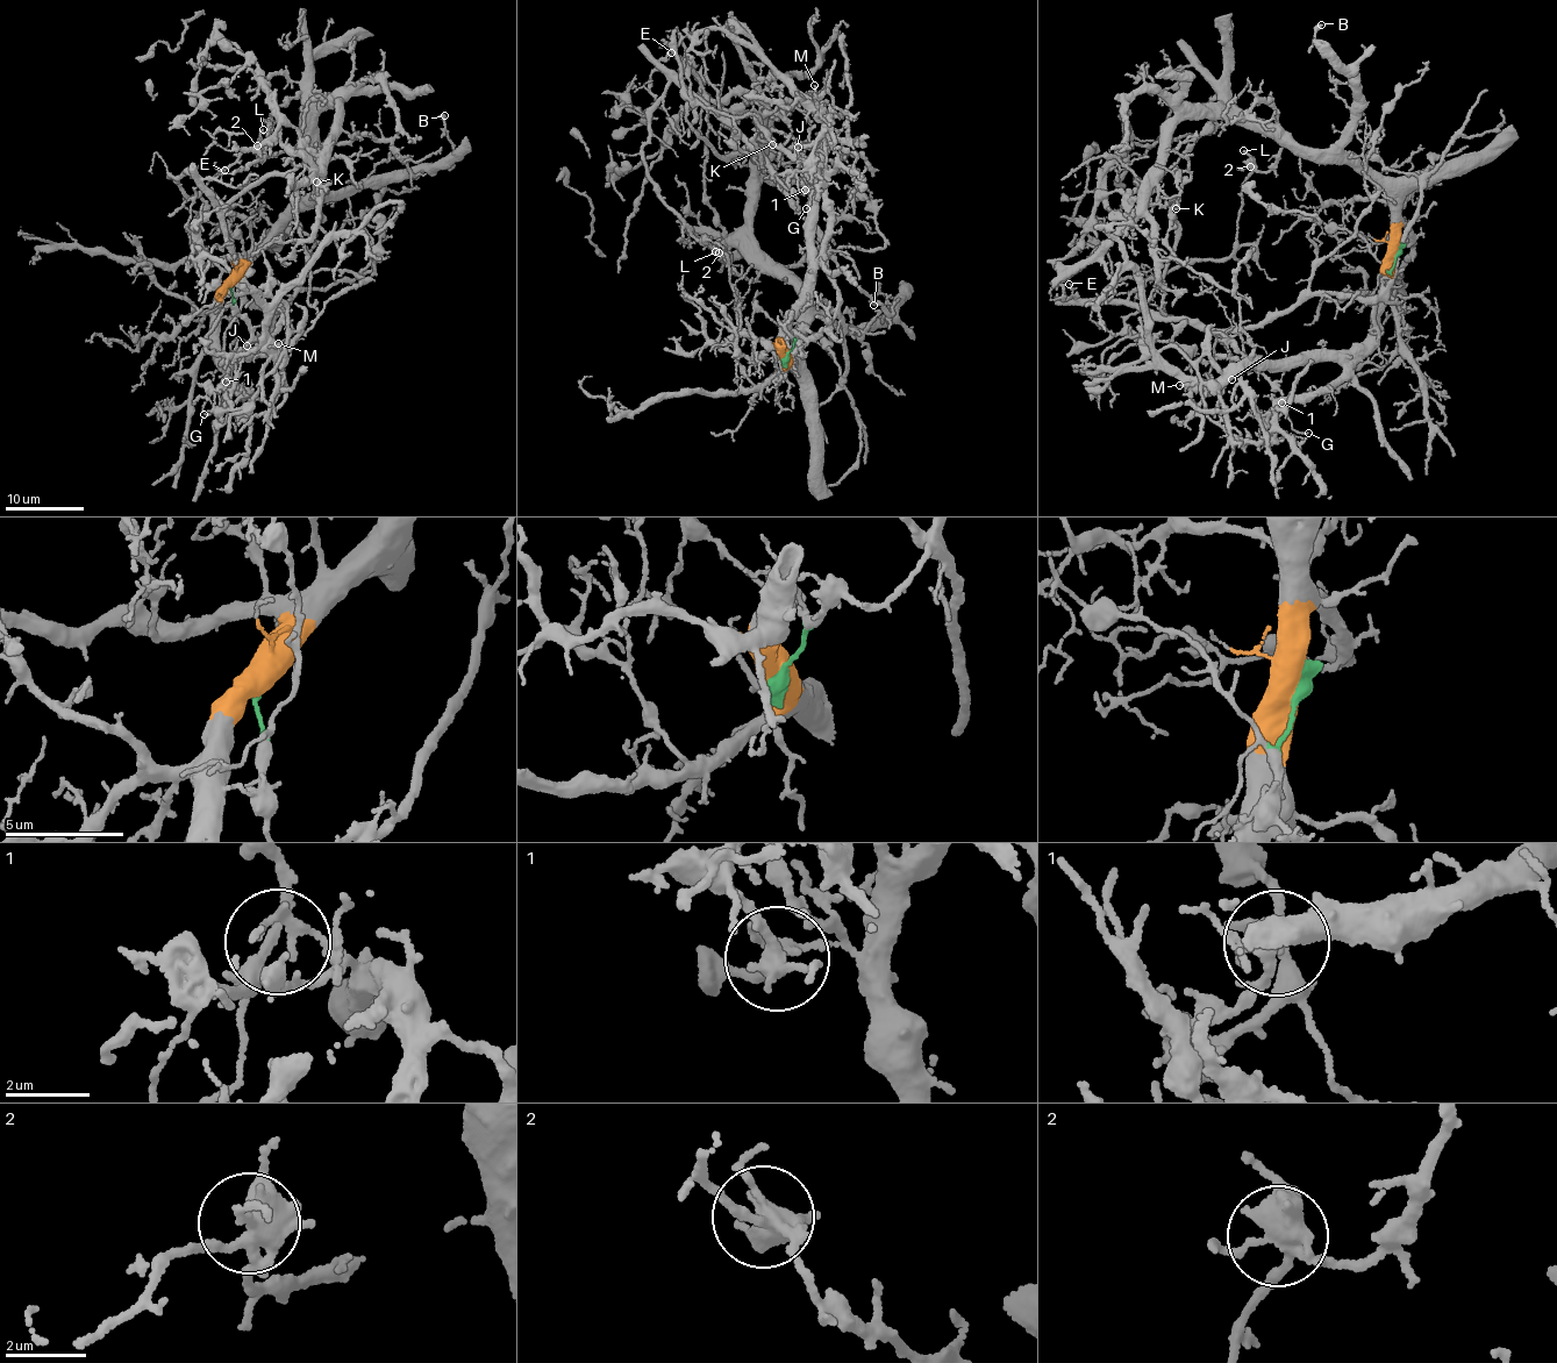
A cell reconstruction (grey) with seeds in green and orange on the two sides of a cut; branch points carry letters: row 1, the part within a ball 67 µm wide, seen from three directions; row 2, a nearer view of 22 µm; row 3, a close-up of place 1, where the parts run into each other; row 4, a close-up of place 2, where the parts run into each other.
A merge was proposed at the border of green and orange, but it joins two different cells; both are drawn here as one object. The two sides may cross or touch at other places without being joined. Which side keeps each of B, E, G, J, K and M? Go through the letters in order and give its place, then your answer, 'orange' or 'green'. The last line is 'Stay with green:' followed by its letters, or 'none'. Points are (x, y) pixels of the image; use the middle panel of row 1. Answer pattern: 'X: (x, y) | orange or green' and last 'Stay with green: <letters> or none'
B: (873, 305) | orange
E: (671, 52) | green
G: (806, 208) | green
J: (798, 147) | orange
K: (772, 144) | orange
M: (814, 85) | orange
Stay with green: E, G

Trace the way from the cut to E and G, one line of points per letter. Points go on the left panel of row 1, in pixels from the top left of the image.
E: (230, 282), (238, 337), (266, 340), (281, 313), (251, 304), (241, 286), (238, 261), (201, 180), (226, 169)
G: (230, 282), (238, 337), (266, 340), (281, 313), (245, 301), (222, 349), (227, 370), (219, 407), (204, 414)

